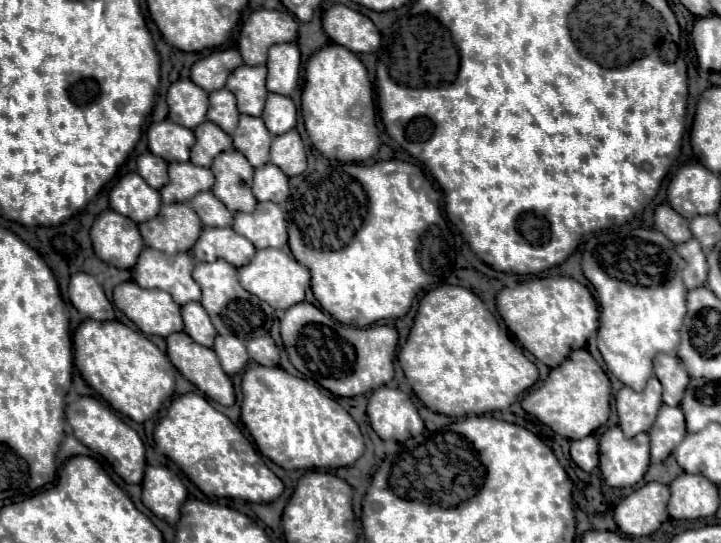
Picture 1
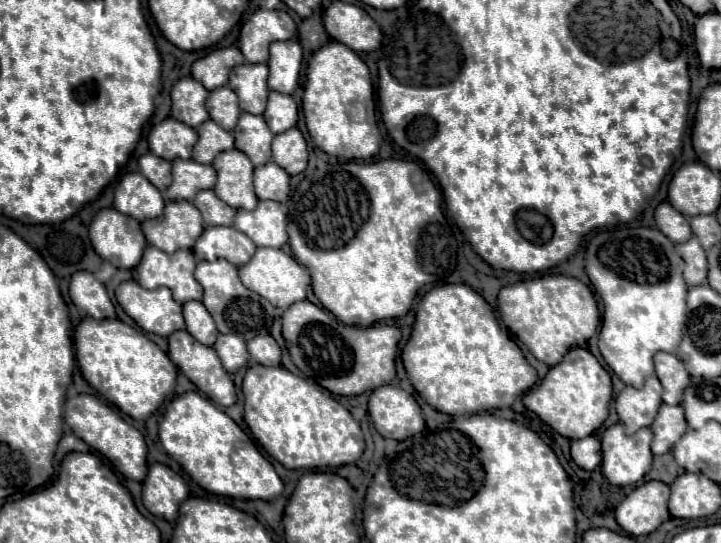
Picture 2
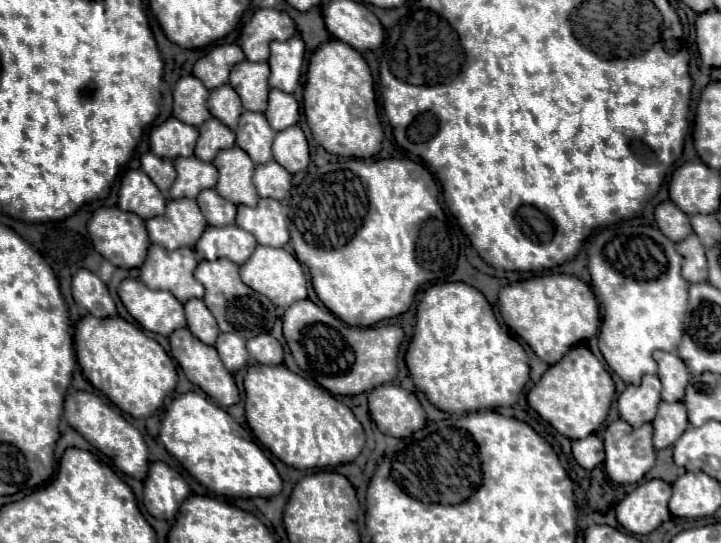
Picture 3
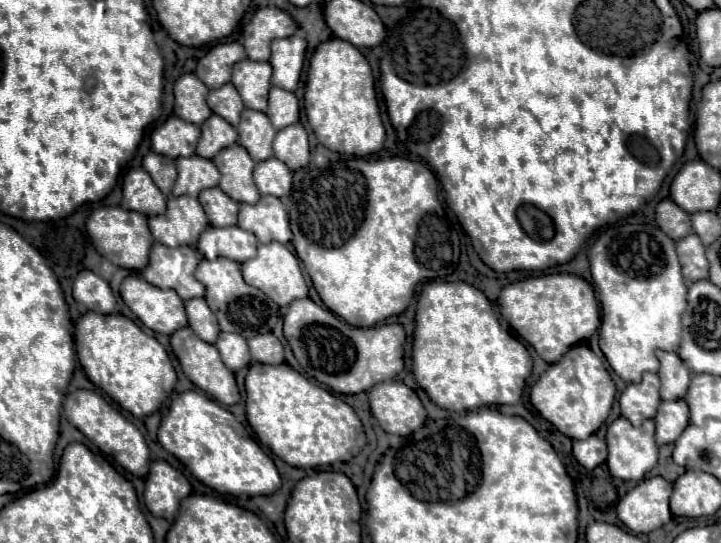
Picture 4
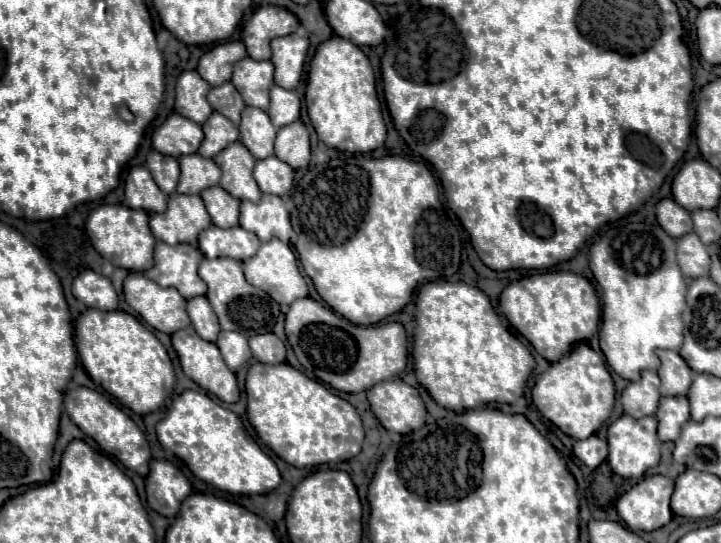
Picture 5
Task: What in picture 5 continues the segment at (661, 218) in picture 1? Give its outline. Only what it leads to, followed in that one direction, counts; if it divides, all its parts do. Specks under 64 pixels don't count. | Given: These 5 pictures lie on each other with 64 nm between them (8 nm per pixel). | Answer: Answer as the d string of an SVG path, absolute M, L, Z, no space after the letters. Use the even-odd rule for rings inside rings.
M664 198L656 204L656 220L672 238L680 238L692 232L690 212L680 208L672 198Z

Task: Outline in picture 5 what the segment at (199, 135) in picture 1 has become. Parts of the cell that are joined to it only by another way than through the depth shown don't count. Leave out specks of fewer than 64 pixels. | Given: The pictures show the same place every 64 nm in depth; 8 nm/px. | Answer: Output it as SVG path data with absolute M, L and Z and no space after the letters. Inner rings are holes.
M212 112L212 116L202 124L204 140L198 148L198 154L204 158L216 156L220 150L224 150L228 144L238 140L238 128L220 112Z

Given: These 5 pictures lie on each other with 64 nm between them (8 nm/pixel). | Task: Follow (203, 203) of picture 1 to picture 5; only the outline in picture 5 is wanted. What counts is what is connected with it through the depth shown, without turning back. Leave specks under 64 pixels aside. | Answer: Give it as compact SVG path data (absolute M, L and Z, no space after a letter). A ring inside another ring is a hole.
M212 186L200 192L200 198L212 218L212 224L216 224L218 228L232 228L238 224L240 202L226 190L222 190L220 186Z

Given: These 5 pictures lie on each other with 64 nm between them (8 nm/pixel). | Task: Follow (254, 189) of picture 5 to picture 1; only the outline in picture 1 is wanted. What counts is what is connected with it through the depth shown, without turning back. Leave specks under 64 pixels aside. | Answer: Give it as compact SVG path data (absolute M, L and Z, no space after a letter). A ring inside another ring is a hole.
M236 150L222 152L216 156L216 182L212 194L230 212L252 212L258 204L252 196L252 174L254 168L244 154Z

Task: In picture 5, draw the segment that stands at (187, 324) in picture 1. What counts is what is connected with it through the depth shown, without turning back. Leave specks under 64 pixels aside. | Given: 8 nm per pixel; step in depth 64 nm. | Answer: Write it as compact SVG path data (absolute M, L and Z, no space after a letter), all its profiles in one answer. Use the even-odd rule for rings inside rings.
M196 296L196 298L188 300L186 312L188 312L190 320L192 320L192 326L194 326L196 334L202 340L216 342L216 336L220 332L220 324L218 324L216 314L212 312L212 306L208 304L208 300L204 296Z

